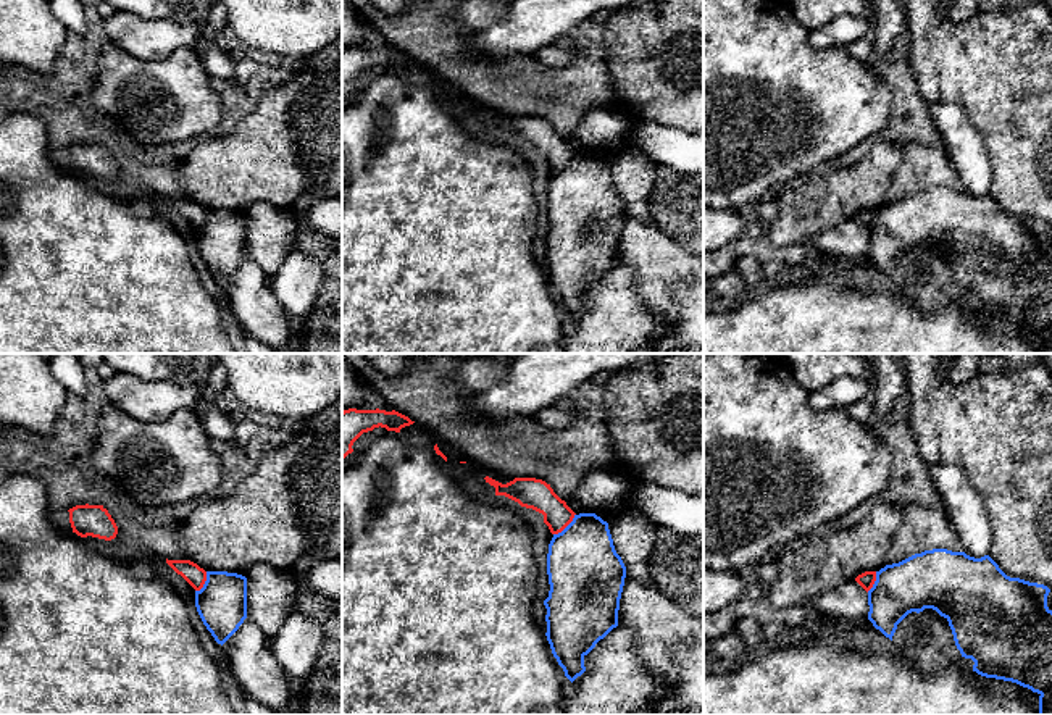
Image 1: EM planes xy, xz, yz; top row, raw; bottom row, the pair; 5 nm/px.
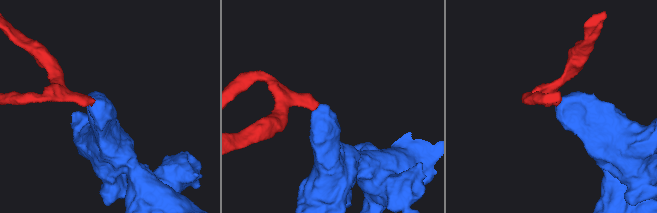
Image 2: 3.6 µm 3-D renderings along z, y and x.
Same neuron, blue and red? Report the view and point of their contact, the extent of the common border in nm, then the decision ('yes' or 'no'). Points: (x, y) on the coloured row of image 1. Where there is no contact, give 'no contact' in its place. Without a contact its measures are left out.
xz (567, 526) | 160 nm | no

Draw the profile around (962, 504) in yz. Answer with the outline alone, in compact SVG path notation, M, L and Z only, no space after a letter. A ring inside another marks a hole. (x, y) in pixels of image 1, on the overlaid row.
M929 465L942 510L962 542L963 552L981 558L989 554L992 528L983 499L966 471L955 465Z

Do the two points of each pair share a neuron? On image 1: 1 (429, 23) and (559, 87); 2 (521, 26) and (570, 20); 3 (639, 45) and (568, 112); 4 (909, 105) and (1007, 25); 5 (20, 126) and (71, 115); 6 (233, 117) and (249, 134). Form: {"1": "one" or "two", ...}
{"1": "one", "2": "one", "3": "two", "4": "two", "5": "two", "6": "two"}

